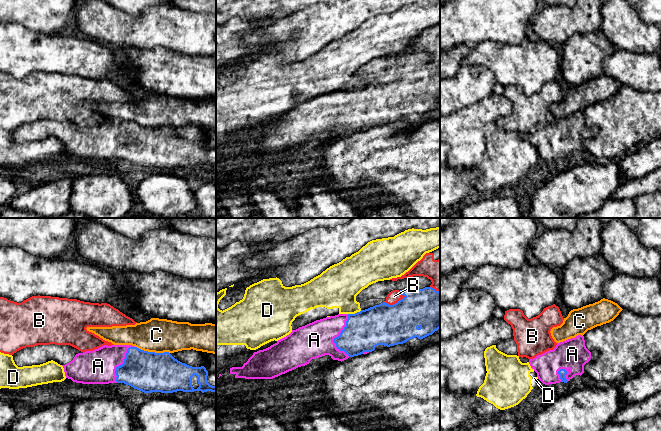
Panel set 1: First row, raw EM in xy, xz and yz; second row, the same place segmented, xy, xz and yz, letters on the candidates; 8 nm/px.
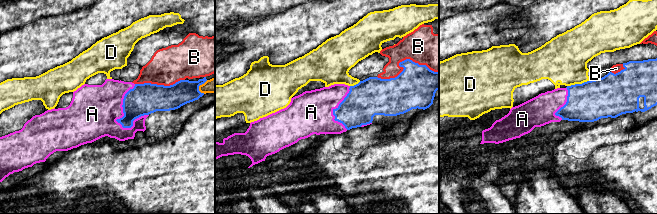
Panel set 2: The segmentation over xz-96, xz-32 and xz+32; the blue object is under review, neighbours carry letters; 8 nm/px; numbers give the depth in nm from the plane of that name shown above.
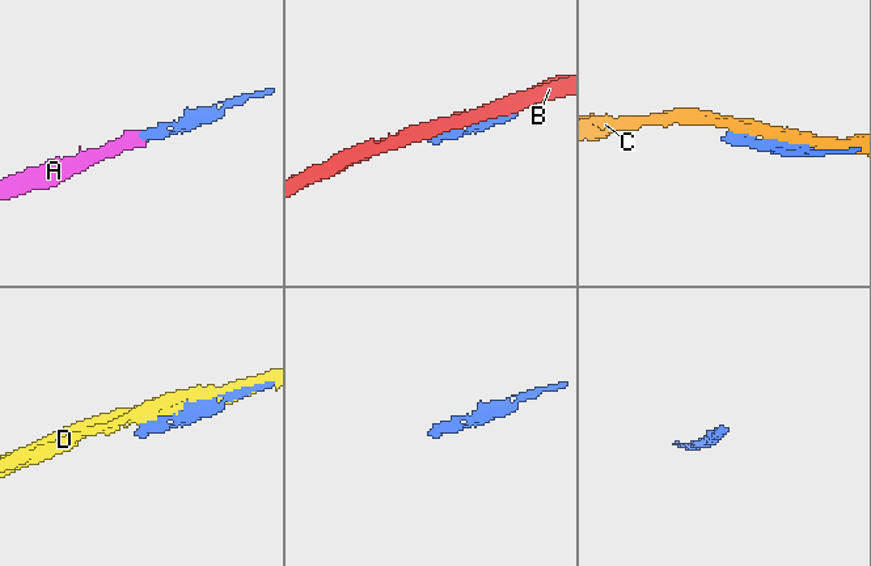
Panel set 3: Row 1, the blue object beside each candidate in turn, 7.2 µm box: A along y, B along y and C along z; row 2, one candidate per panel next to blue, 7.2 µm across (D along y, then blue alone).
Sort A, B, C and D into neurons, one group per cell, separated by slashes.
A / B / C / D

